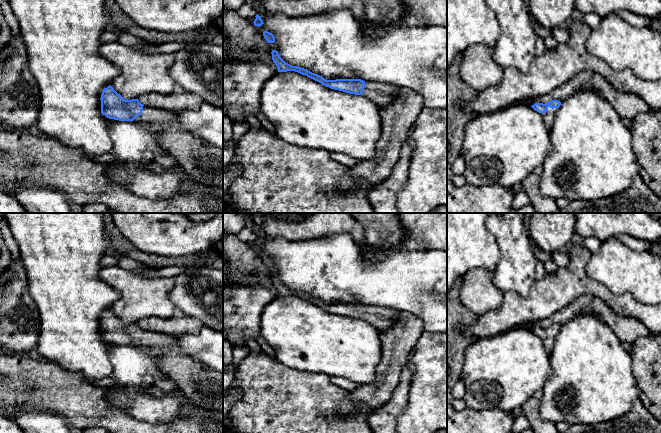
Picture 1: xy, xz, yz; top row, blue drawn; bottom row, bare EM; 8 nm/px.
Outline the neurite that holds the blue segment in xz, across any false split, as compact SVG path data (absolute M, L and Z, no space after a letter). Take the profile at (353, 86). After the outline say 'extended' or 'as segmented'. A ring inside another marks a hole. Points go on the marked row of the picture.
M272 50L272 60L277 66L278 72L295 71L321 83L334 90L343 91L355 95L363 95L374 101L380 107L389 106L396 98L400 87L379 82L365 82L361 79L336 79L326 80L322 76L312 73L304 68L292 66L286 63L278 51Z; extended

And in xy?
M110 85L103 89L100 100L101 113L107 118L148 125L157 134L157 140L162 147L173 155L179 167L192 171L203 166L207 175L207 183L223 188L223 152L216 151L206 141L183 129L172 111L145 106L138 99L125 100Z; extended

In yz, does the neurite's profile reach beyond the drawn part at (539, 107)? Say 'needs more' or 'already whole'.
needs more

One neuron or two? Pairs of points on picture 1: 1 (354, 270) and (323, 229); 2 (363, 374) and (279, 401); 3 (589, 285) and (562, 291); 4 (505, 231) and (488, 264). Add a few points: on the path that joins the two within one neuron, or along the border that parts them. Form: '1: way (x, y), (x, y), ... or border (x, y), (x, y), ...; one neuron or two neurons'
1: border (351, 235), (330, 234), (304, 240); two neurons
2: border (307, 371), (326, 374), (330, 377); two neurons
3: way (582, 285), (569, 285); one neuron
4: border (486, 225), (499, 251), (499, 259), (494, 269); two neurons

